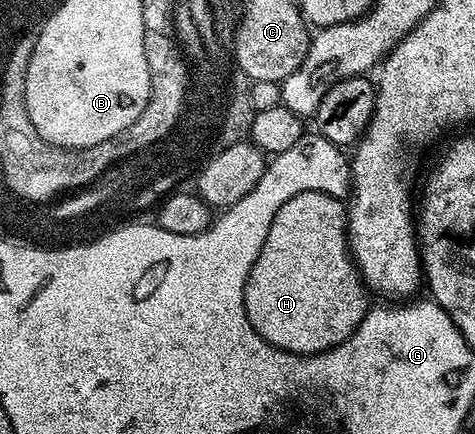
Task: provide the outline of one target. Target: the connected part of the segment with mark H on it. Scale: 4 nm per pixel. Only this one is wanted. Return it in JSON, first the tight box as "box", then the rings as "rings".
{"box":[244,191,370,356],"rings":[[[302,191],[273,210],[267,222],[264,246],[244,287],[244,309],[248,321],[270,345],[299,356],[325,352],[349,340],[366,317],[370,302],[366,297],[365,282],[349,251],[346,211],[347,206],[341,198],[320,191]]]}

